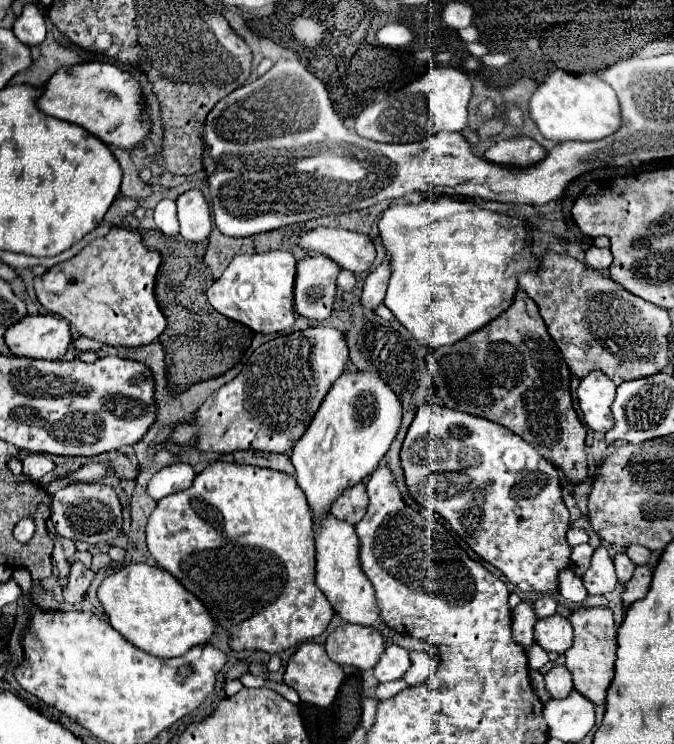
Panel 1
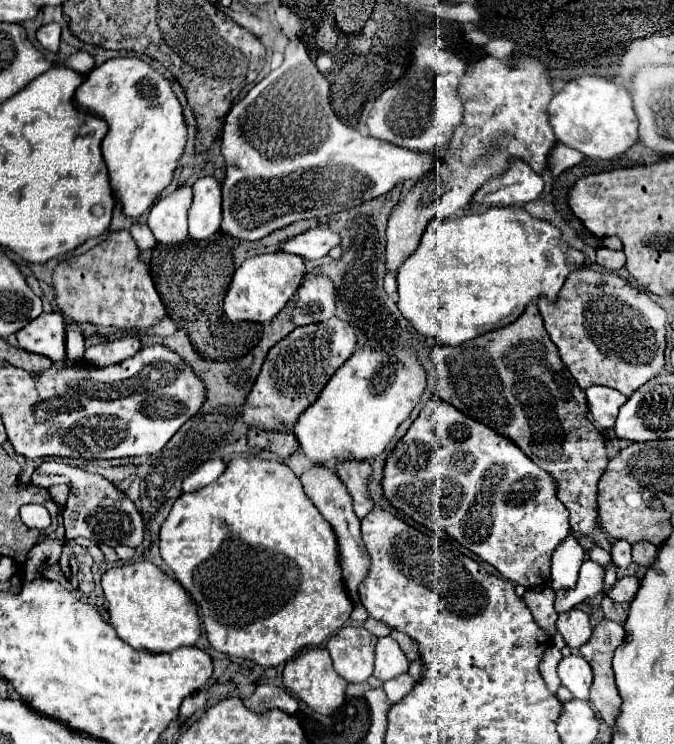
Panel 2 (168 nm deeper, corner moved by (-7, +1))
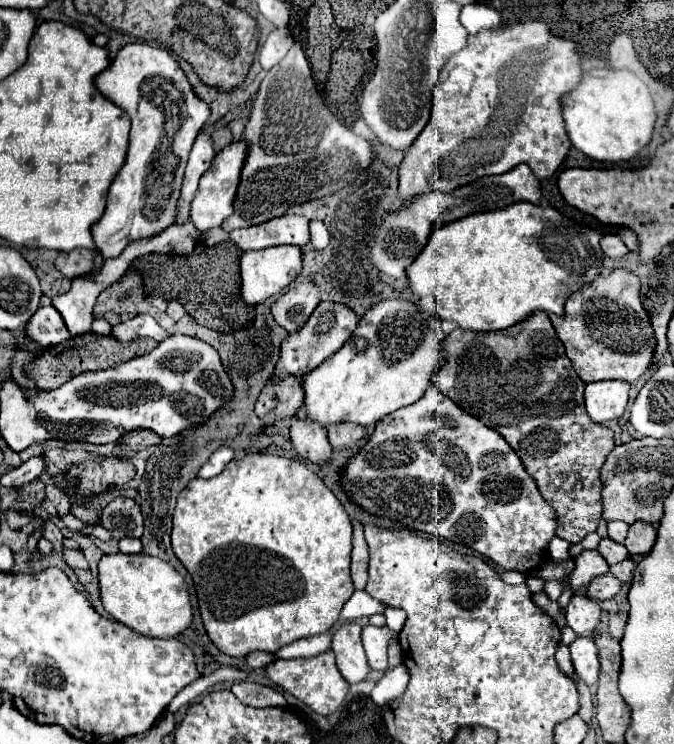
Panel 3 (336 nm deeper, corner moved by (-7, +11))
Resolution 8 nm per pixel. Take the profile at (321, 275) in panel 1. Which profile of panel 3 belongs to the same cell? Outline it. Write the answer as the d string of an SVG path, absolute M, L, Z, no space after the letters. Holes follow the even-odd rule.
M298 283L290 291L286 291L272 307L272 315L288 333L300 329L316 305L320 303L320 293L314 283Z

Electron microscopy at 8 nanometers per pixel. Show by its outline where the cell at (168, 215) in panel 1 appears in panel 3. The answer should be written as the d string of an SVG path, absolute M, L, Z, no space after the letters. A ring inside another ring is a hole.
M202 131L190 151L190 159L188 159L188 167L186 167L186 175L184 175L184 185L182 185L182 199L180 199L180 209L178 209L178 219L176 223L184 223L188 219L188 211L190 211L190 203L194 199L194 193L198 189L198 181L202 177L202 173L210 167L212 159L214 159L216 151L214 151L214 141L212 135L208 131Z

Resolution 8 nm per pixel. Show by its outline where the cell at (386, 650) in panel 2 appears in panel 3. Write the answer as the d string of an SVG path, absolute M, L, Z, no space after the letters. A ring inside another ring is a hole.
M366 625L362 629L362 643L364 643L364 651L368 657L368 665L372 669L378 671L386 671L388 669L388 639L396 637L394 631L390 631L388 627L374 627L374 625Z

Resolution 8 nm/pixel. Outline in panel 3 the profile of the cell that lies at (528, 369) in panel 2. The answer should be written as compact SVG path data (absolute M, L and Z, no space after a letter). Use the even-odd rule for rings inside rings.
M534 313L526 321L492 333L474 333L454 329L444 339L446 365L436 373L436 387L450 397L460 409L480 419L486 427L498 431L504 441L516 451L528 475L534 477L540 495L554 507L558 527L556 537L568 543L580 543L588 533L596 531L602 517L602 485L600 467L614 449L614 431L594 423L584 409L584 383L572 369L564 353L552 321L546 313Z

